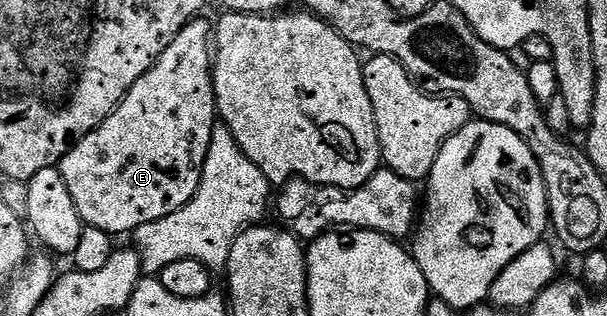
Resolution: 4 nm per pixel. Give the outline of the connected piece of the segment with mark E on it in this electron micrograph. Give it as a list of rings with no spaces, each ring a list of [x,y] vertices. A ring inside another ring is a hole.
[[[200,16],[181,28],[173,44],[161,52],[153,68],[149,68],[149,72],[145,72],[145,76],[141,76],[133,88],[129,88],[122,104],[59,161],[58,168],[61,176],[65,176],[69,196],[73,196],[73,204],[77,204],[77,212],[86,225],[101,228],[112,236],[130,235],[141,228],[141,224],[153,224],[153,220],[161,220],[177,212],[189,204],[197,192],[213,128],[217,124],[215,89],[211,75],[213,26],[205,19],[206,17]]]

